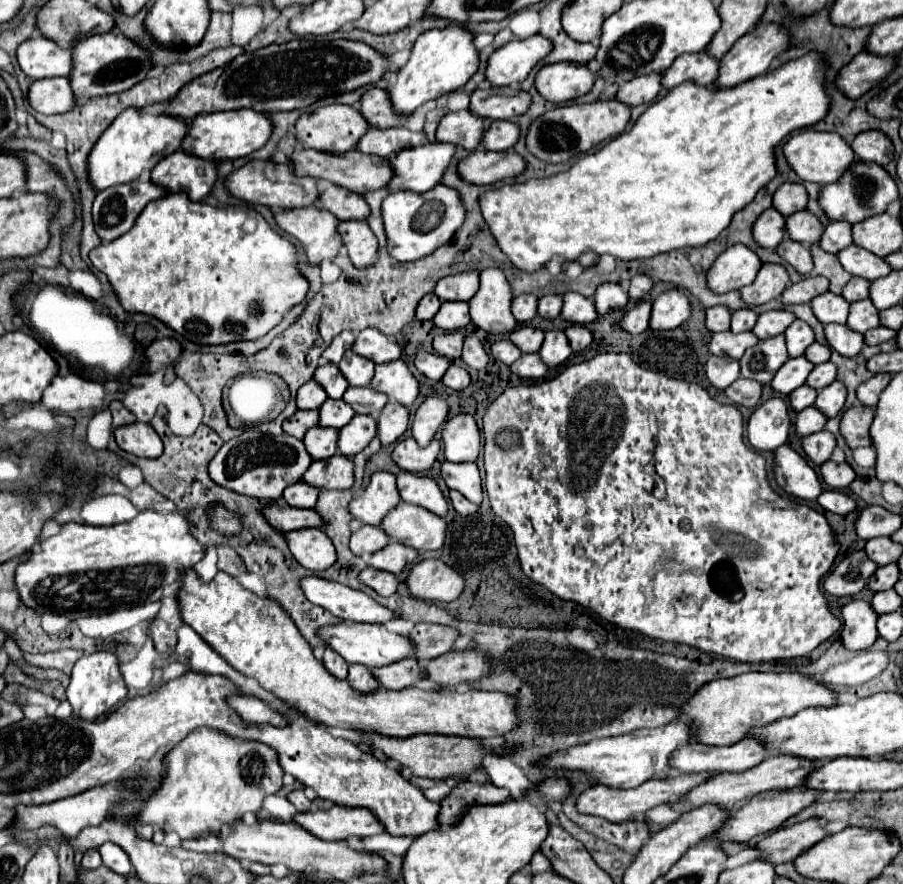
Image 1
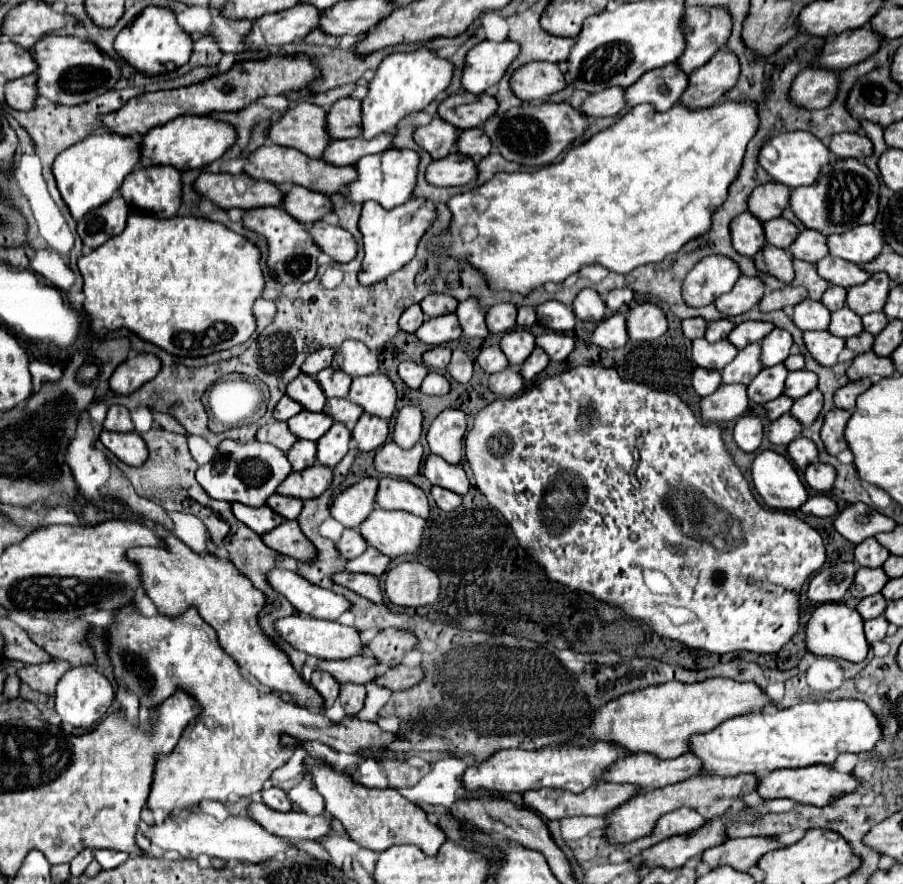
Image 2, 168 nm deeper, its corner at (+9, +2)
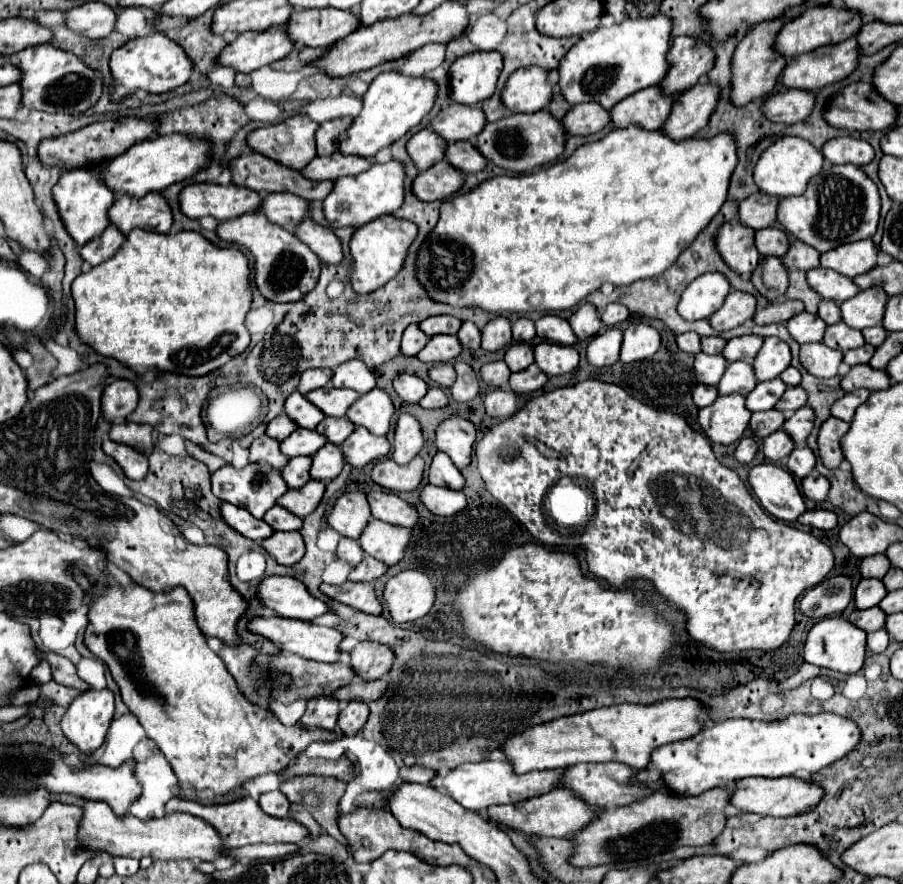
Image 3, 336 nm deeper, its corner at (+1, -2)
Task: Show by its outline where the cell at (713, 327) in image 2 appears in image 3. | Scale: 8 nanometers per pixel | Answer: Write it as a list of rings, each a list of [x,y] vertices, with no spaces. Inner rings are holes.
[[[716,335],[702,337],[702,351],[708,353],[708,355],[716,355],[716,353],[722,353],[722,349],[726,347],[726,343],[728,343],[726,339],[716,337]]]

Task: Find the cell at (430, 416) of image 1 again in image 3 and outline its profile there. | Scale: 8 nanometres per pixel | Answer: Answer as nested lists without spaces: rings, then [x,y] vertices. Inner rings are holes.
[[[408,413],[400,415],[400,419],[396,423],[392,459],[396,459],[396,463],[404,465],[404,463],[412,461],[414,455],[418,455],[422,445],[424,445],[424,437],[420,431],[420,423],[416,423],[416,417],[408,415]]]

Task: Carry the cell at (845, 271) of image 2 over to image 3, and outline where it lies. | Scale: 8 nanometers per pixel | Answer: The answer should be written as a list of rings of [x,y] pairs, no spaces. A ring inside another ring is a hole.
[[[816,267],[808,271],[808,283],[824,299],[834,299],[838,303],[854,297],[860,291],[860,287],[856,287],[852,279],[840,277],[836,271],[828,271],[824,267]]]

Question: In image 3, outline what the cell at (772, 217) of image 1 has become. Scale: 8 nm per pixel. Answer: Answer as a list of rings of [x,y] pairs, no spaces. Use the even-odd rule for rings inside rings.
[[[738,219],[724,223],[716,235],[716,249],[722,259],[738,273],[752,273],[760,261],[754,245],[754,229],[742,225]]]

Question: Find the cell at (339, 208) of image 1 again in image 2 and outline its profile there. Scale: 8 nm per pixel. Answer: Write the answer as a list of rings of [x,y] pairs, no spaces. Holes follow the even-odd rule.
[[[294,185],[282,199],[282,209],[292,215],[296,221],[308,225],[322,219],[332,211],[332,205],[326,195],[316,191],[306,191],[300,185]]]

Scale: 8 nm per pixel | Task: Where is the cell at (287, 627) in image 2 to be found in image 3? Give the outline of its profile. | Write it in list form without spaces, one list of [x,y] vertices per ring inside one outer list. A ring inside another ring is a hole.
[[[256,617],[250,625],[250,631],[260,633],[262,637],[270,639],[274,645],[278,645],[282,651],[300,655],[304,659],[312,659],[312,661],[324,661],[324,663],[334,663],[340,659],[342,651],[340,651],[340,643],[342,643],[342,633],[332,629],[332,627],[320,627],[314,625],[310,621],[296,621],[296,619],[286,619],[286,617]]]

